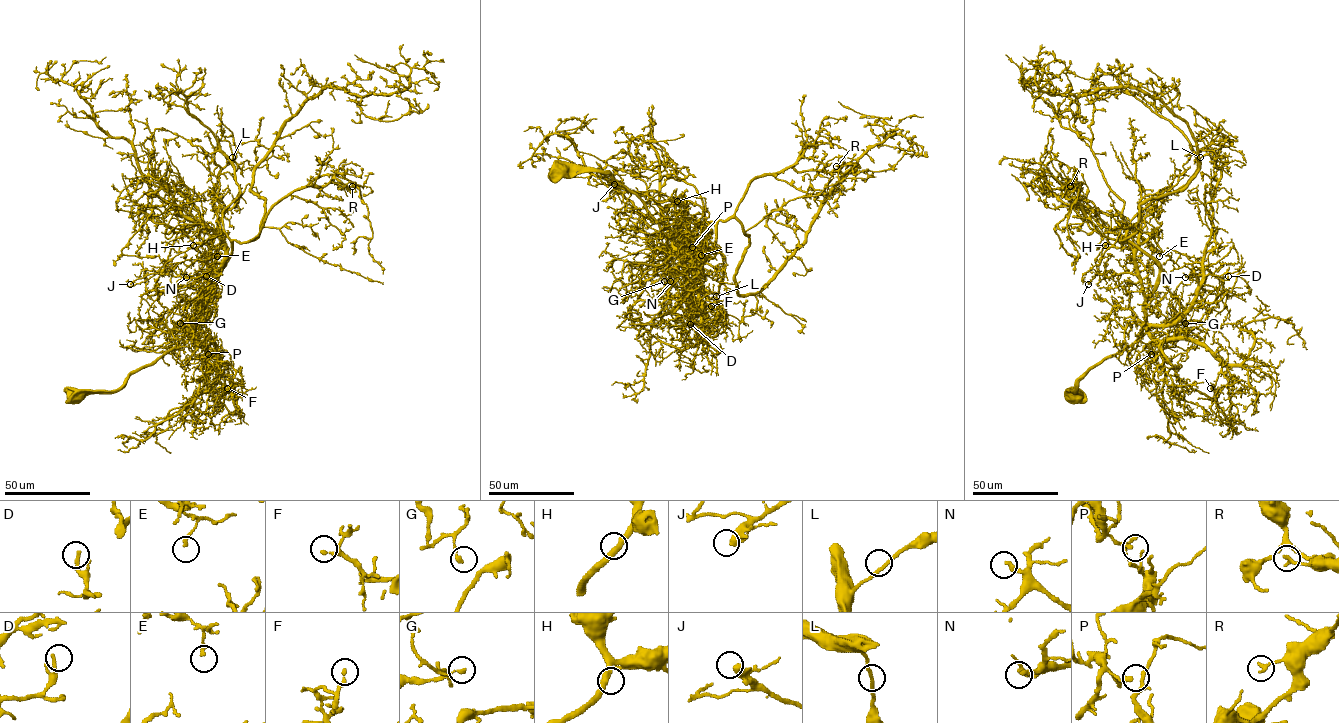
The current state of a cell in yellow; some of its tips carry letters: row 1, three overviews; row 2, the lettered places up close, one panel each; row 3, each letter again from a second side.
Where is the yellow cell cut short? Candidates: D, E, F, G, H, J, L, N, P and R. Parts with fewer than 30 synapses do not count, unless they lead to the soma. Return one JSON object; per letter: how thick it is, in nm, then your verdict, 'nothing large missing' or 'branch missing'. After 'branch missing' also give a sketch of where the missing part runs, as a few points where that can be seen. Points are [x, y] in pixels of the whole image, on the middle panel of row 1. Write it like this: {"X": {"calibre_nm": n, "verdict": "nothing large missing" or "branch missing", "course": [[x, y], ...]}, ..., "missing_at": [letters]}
{"D": {"calibre_nm": 240, "verdict": "nothing large missing"}, "E": {"calibre_nm": 190, "verdict": "nothing large missing"}, "F": {"calibre_nm": 190, "verdict": "nothing large missing"}, "G": {"calibre_nm": 190, "verdict": "nothing large missing"}, "H": {"calibre_nm": 360, "verdict": "nothing large missing"}, "J": {"calibre_nm": 480, "verdict": "nothing large missing"}, "L": {"calibre_nm": 180, "verdict": "nothing large missing"}, "N": {"calibre_nm": 240, "verdict": "branch missing", "course": [[670, 281], [662, 271], [663, 267]]}, "P": {"calibre_nm": 150, "verdict": "nothing large missing"}, "R": {"calibre_nm": 220, "verdict": "nothing large missing"}, "missing_at": ["N"]}

